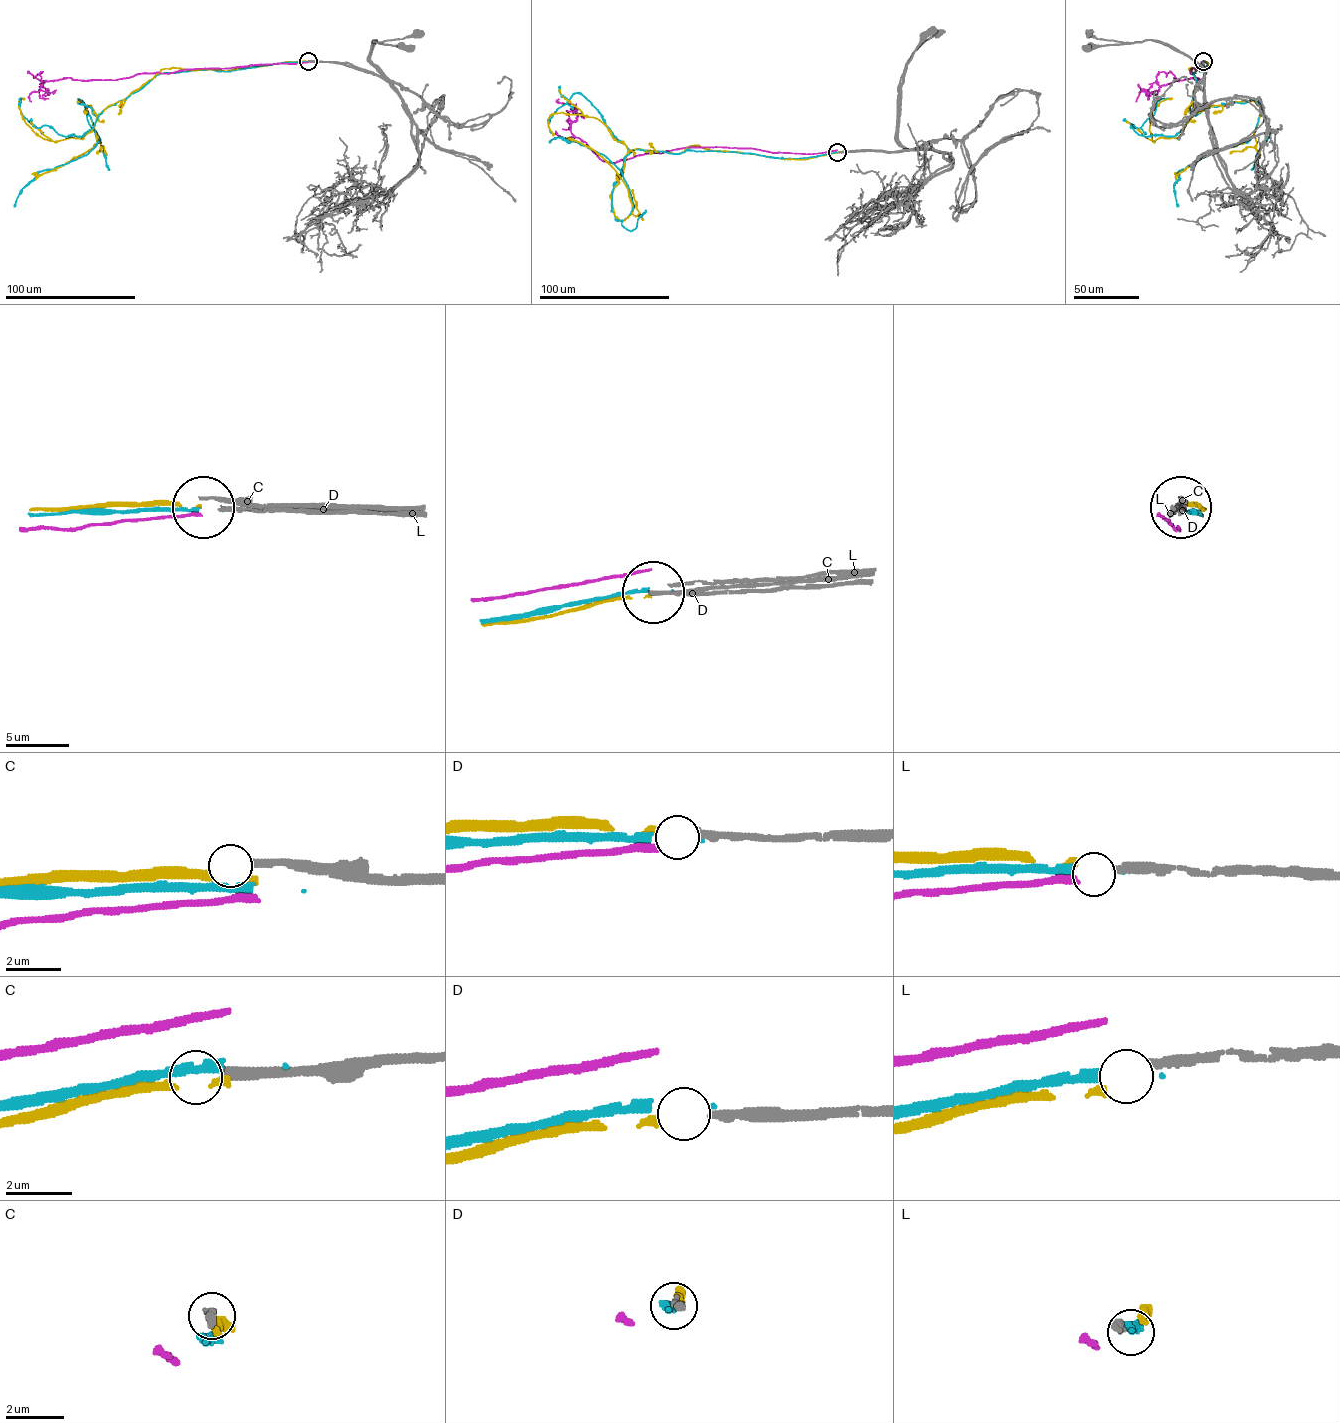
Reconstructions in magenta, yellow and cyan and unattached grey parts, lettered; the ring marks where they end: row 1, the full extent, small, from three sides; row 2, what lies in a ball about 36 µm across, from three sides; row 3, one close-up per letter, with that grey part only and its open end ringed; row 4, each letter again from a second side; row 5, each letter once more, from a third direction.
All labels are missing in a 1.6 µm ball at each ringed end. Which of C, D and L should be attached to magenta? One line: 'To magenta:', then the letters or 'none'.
To magenta: none

